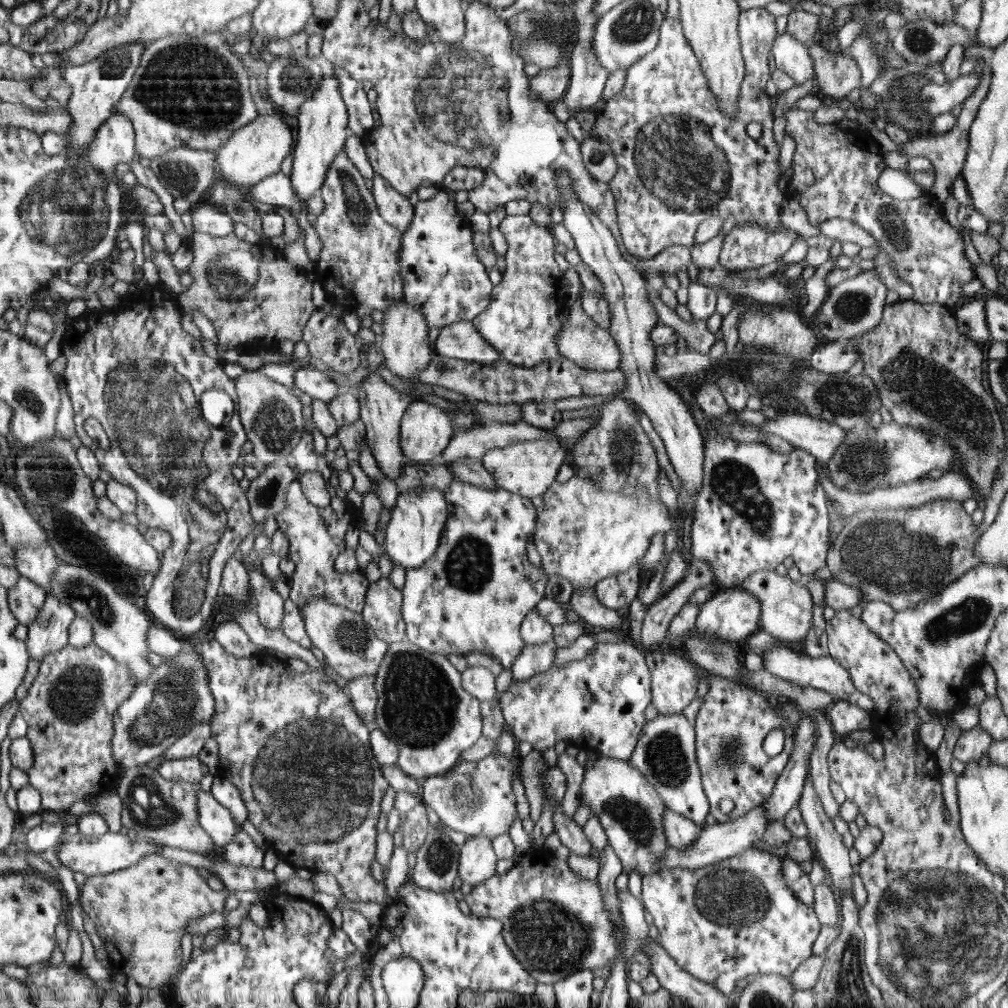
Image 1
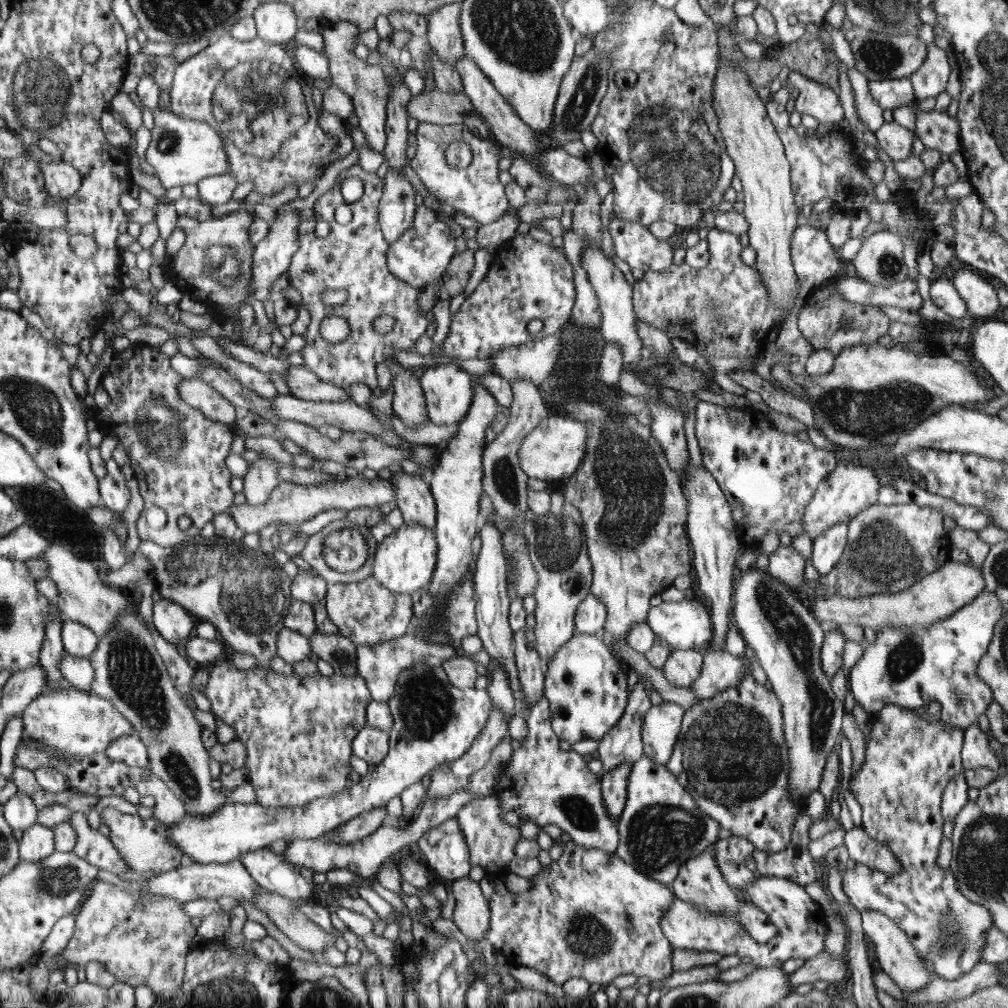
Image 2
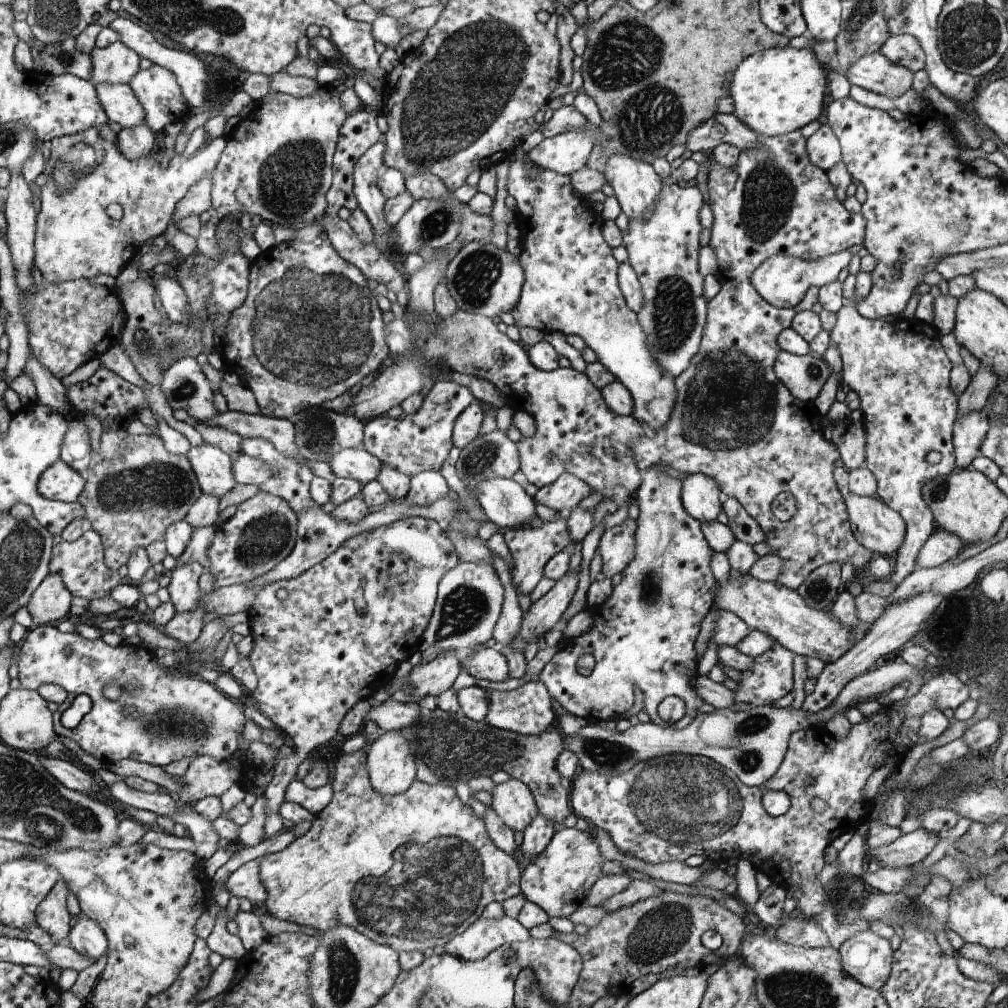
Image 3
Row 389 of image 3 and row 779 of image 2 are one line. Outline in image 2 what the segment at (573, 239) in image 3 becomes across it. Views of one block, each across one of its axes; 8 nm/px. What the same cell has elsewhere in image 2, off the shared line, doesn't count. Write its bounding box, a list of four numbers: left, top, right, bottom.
[614,756,721,887]

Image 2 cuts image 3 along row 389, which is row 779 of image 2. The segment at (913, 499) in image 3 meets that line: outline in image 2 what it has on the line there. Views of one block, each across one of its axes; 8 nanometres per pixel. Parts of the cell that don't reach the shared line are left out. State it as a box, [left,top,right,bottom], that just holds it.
[840,704,995,980]

